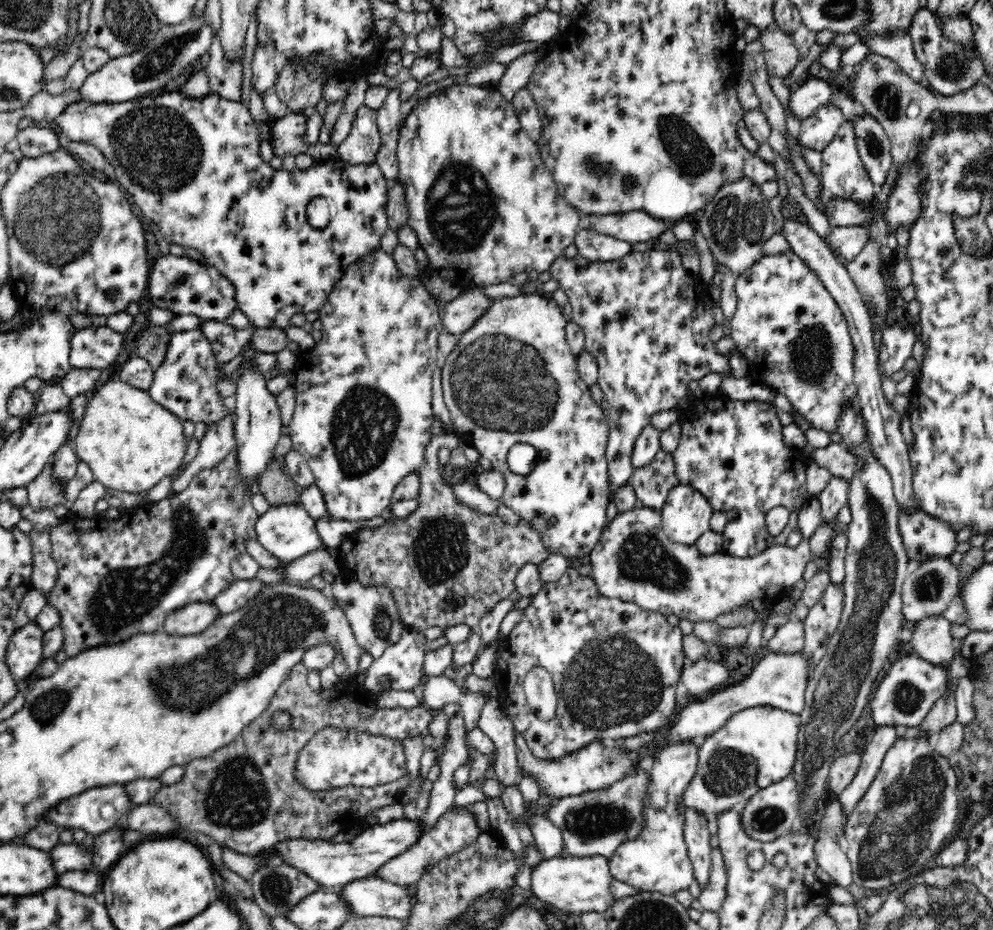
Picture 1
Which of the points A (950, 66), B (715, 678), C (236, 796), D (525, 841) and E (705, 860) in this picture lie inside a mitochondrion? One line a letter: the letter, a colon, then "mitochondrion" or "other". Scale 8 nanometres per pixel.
A: mitochondrion
B: other
C: mitochondrion
D: other
E: other

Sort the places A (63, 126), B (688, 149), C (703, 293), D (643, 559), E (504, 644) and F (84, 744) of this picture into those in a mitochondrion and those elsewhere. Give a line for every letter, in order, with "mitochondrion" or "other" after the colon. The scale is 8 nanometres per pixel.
A: other
B: mitochondrion
C: other
D: mitochondrion
E: other
F: other

